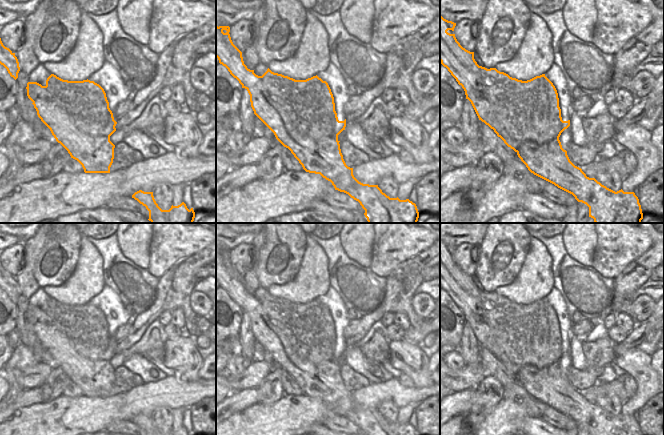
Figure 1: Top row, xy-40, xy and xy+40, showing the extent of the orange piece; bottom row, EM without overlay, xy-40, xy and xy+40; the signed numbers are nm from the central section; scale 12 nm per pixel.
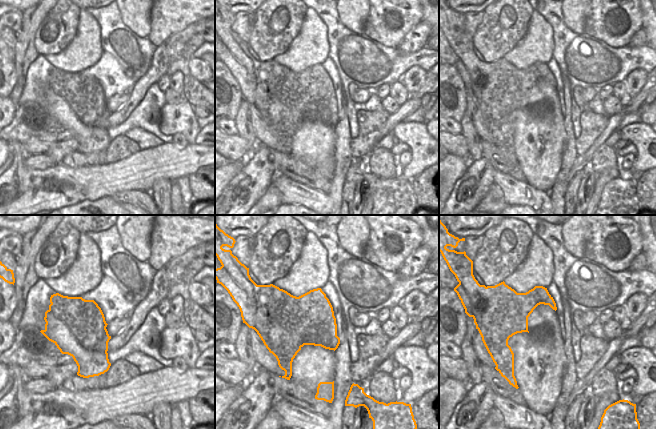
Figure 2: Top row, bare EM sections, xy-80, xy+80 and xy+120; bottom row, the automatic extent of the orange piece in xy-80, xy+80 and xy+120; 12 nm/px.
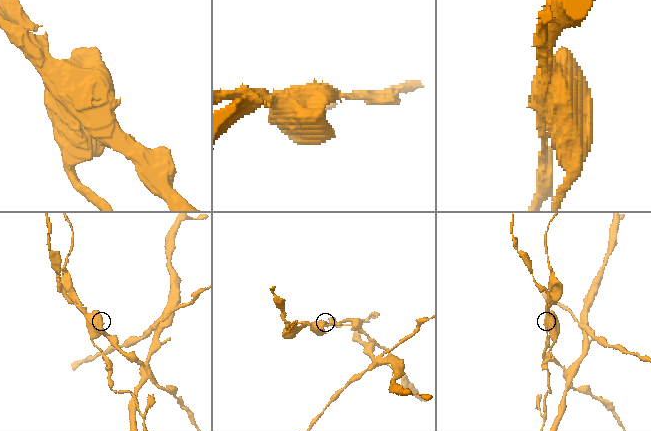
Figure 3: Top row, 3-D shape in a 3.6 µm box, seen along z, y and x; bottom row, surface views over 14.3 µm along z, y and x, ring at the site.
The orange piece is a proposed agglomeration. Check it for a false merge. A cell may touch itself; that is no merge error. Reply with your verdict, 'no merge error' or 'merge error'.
merge error

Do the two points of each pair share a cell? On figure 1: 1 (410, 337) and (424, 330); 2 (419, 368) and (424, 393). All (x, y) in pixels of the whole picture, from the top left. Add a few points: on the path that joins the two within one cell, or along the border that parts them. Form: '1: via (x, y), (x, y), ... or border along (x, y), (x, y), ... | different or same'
1: via (413, 336), (421, 332) | same
2: border along (414, 385), (416, 387), (429, 387) | different

